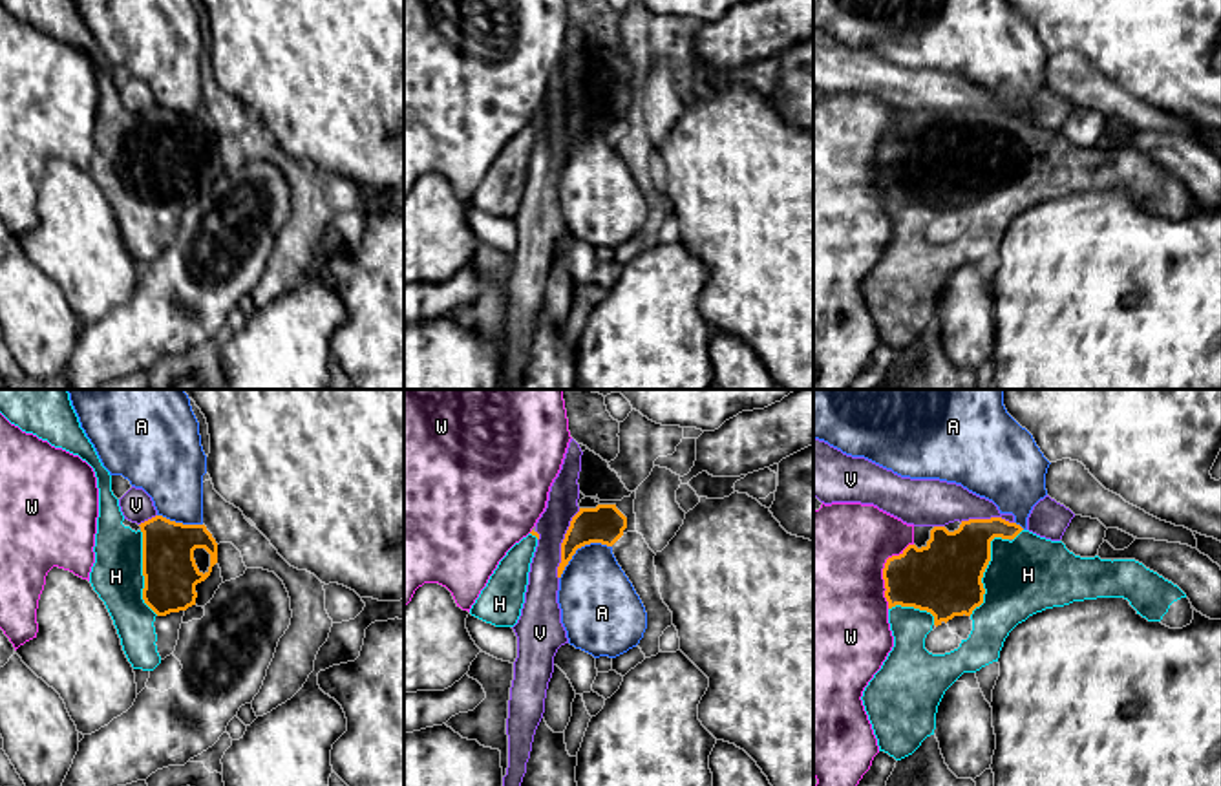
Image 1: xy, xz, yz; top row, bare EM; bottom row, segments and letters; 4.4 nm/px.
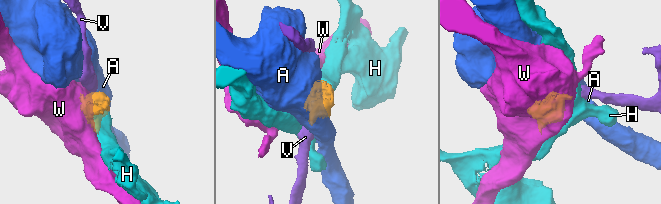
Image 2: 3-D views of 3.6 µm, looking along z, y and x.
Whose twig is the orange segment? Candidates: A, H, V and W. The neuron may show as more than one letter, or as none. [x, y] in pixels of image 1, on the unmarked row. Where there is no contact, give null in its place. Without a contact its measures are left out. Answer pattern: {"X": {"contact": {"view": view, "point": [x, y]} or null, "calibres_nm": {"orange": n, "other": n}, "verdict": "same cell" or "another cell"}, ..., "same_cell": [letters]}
{"A": {"contact": {"view": "xz", "point": [580, 138]}, "calibres_nm": {"orange": 170, "other": 320}, "verdict": "another cell"}, "H": {"contact": {"view": "yz", "point": [984, 161]}, "calibres_nm": {"orange": 320, "other": 340}, "verdict": "same cell"}, "V": {"contact": {"view": "xz", "point": [562, 134]}, "calibres_nm": {"orange": 170, "other": 140}, "verdict": "another cell"}, "W": {"contact": {"view": "yz", "point": [883, 161]}, "calibres_nm": {"orange": 300, "other": 500}, "verdict": "another cell"}, "same_cell": ["H"]}

